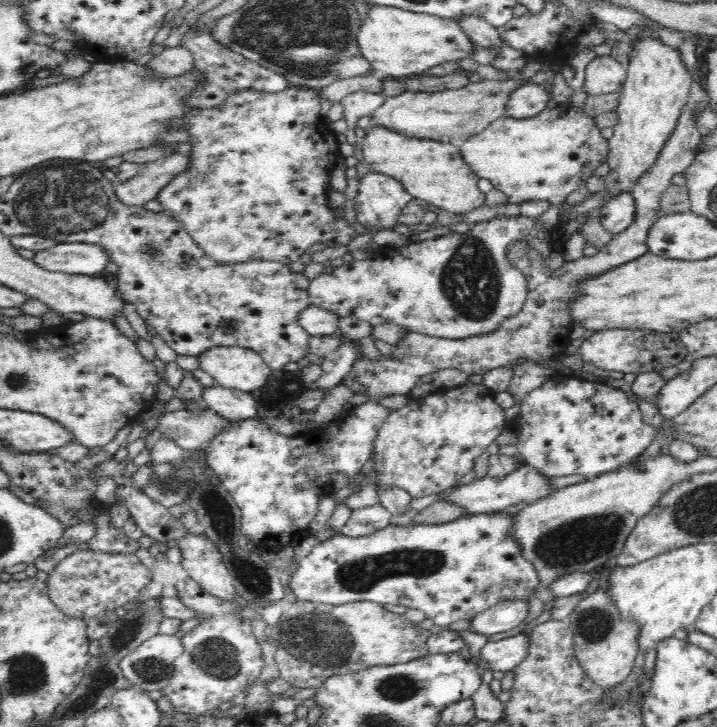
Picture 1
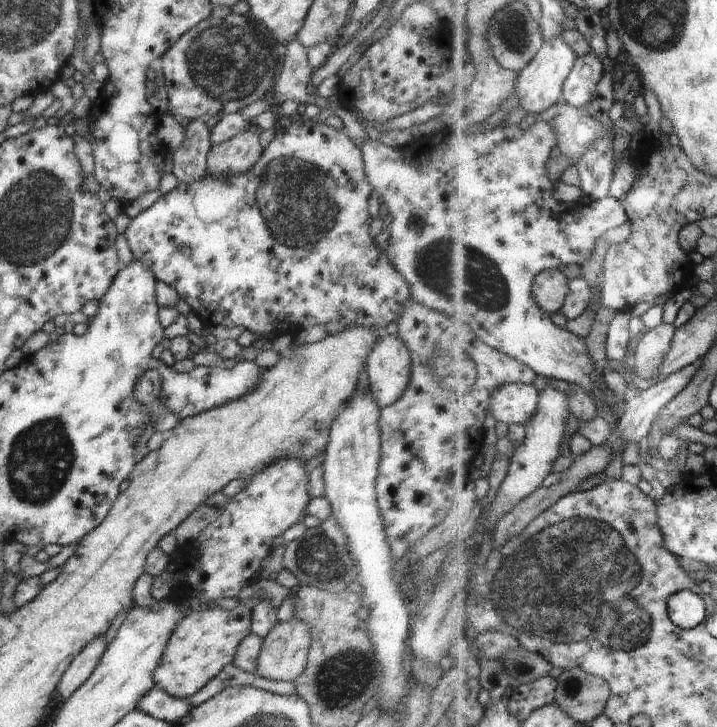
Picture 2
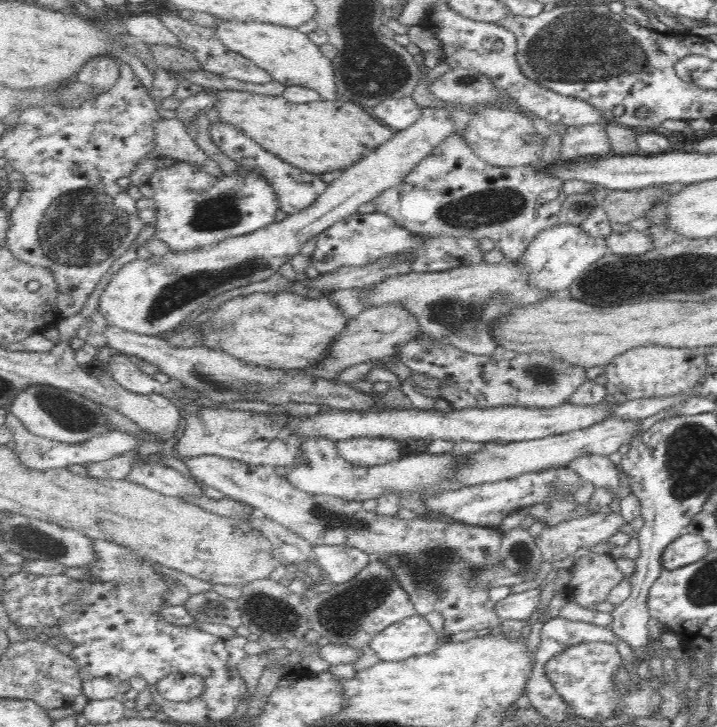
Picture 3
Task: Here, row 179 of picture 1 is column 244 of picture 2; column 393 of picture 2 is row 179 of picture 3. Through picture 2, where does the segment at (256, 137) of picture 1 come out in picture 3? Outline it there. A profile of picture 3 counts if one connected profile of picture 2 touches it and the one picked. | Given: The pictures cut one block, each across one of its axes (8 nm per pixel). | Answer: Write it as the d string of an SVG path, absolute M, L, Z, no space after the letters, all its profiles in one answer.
M217 121L210 125L209 134L212 142L237 164L241 164L246 170L255 170L260 177L264 177L268 183L272 184L278 201L280 202L280 211L286 215L294 215L299 211L311 206L327 190L328 183L322 180L320 175L309 173L304 169L293 167L290 163L284 162L268 149L264 149L260 143L242 133L242 129L230 123Z

